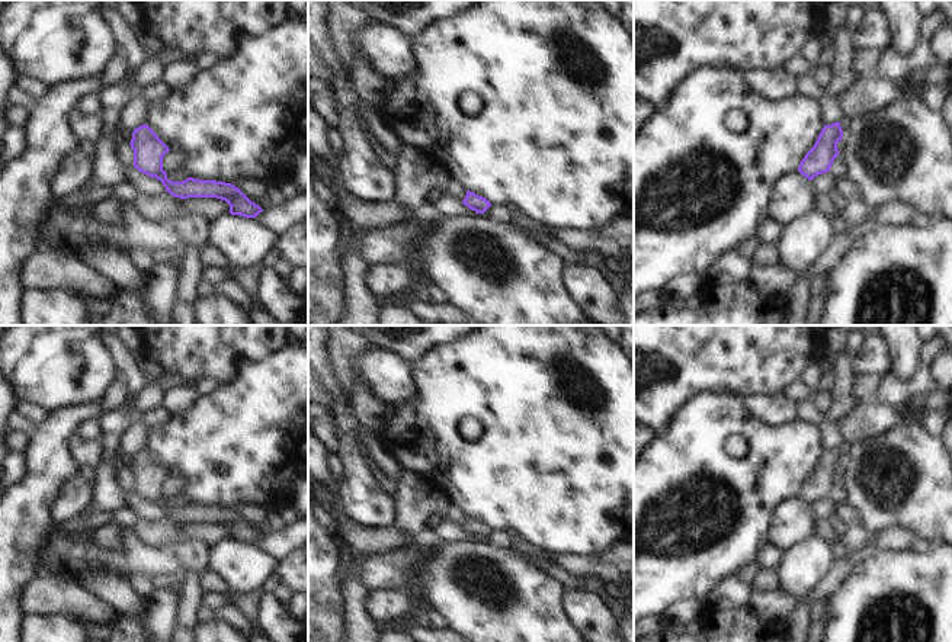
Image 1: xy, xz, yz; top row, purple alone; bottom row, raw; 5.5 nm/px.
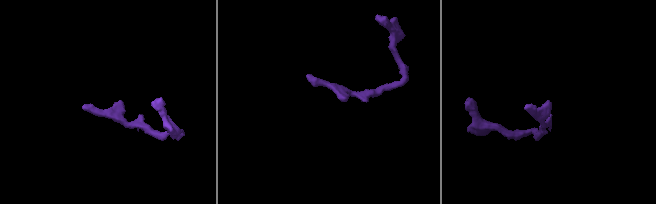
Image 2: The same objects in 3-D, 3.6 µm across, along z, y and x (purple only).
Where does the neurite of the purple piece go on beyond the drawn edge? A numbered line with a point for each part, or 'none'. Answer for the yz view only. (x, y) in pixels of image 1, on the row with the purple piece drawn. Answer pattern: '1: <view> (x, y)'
none

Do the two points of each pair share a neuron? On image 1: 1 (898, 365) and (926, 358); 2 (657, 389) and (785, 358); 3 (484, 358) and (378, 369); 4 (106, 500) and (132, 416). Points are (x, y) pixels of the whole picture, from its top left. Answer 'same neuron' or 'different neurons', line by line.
1: different neurons
2: same neuron
3: different neurons
4: same neuron

